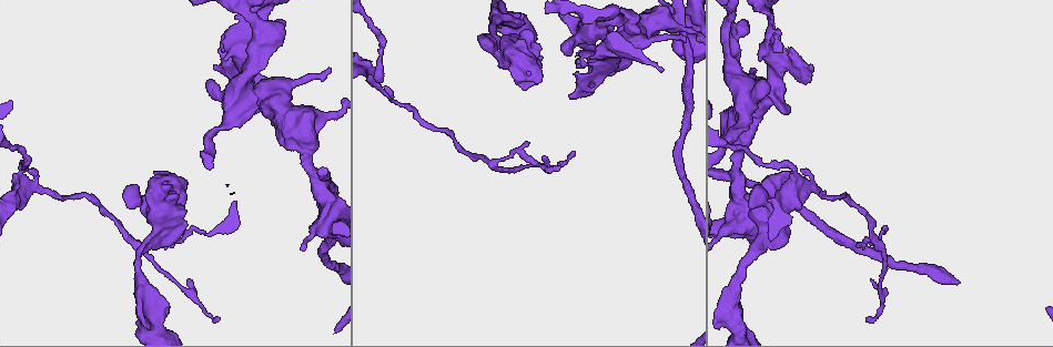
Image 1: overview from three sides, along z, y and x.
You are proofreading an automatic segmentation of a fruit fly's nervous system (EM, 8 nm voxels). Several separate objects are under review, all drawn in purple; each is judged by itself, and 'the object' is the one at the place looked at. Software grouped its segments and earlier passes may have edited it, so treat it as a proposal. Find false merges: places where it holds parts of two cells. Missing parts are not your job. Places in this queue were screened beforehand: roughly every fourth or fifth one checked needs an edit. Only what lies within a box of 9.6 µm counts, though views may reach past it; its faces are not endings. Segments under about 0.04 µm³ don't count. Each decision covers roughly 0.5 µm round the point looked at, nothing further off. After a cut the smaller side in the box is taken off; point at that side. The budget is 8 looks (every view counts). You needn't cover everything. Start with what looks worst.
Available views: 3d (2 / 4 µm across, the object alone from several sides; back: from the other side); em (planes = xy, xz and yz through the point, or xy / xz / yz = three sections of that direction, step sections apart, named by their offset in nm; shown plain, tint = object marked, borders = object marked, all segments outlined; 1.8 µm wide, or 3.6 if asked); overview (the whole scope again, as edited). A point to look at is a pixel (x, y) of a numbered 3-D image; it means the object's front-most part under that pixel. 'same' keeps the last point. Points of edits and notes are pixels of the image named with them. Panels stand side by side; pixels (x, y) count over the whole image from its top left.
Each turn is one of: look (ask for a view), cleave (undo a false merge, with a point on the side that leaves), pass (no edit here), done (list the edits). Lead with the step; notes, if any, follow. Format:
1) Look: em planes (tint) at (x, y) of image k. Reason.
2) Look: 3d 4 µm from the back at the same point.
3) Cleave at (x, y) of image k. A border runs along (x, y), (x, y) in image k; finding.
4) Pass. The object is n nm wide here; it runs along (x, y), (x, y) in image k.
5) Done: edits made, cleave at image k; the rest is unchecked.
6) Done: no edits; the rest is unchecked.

Look: 3d 4 µm at (375, 81) of image 1. Sharp bend.

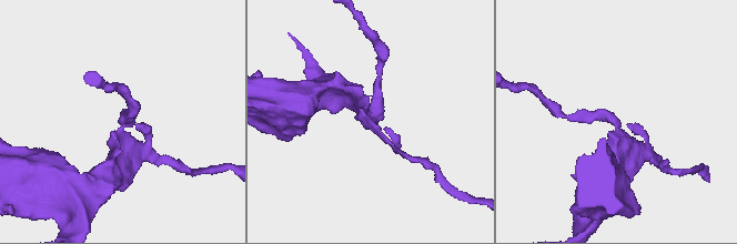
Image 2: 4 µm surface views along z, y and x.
Look: em planes (plain) at (370, 122) of image 2.

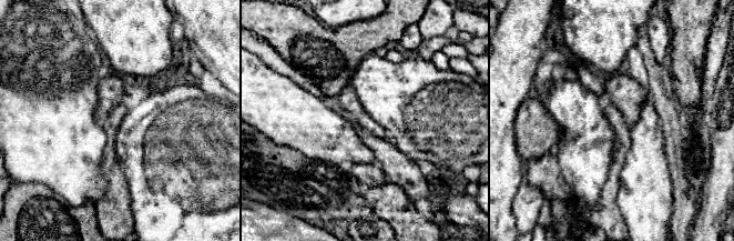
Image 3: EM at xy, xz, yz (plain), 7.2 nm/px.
Look: em planes (tint) at the same point. With the object marked.

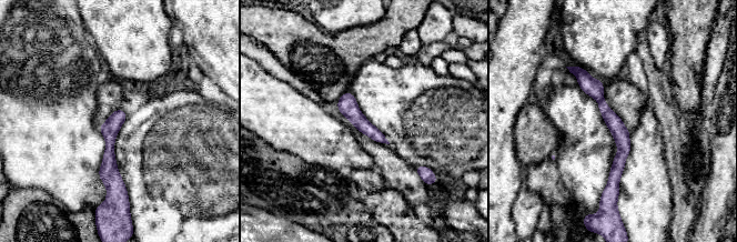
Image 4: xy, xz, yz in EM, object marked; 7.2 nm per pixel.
Cleave at (592, 87) of image 4. A border runs along (604, 101), (599, 102) in image 4; two cells meet here.

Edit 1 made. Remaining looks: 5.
Look: overview. Redraw.

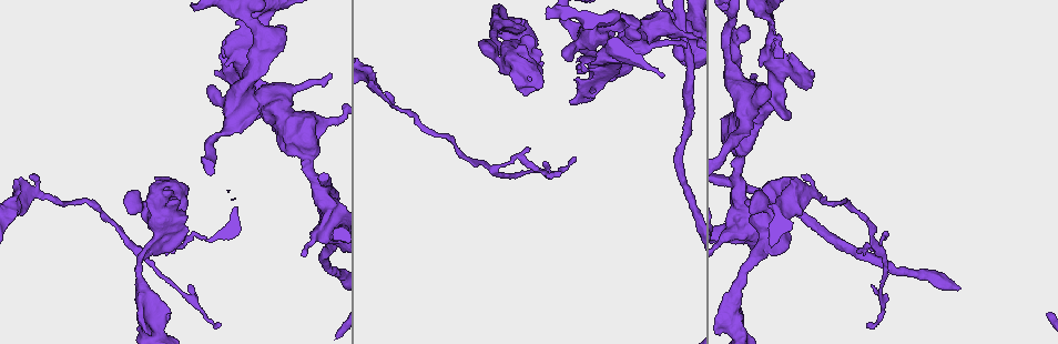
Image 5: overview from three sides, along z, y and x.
Look: 3d 4 µm at (772, 214) of image 5. A narrow waist.

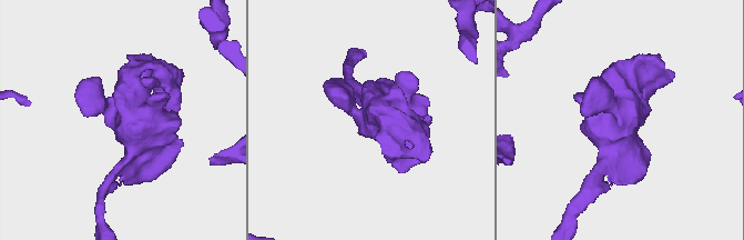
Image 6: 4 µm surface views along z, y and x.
Look: em 3.6 µm planes (borders) at (373, 121) of image 6. Shape alone is not enough.

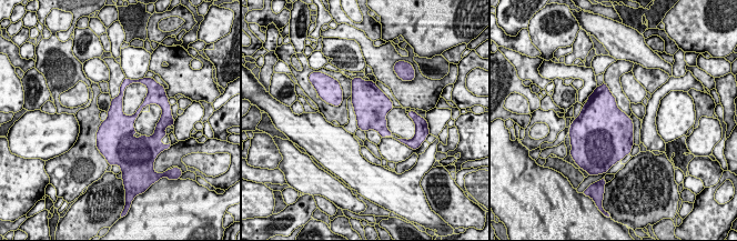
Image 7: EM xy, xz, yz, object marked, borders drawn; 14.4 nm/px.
Pass. All the same cell.

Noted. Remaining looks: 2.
Look: em planes (tint) at (146, 306) of image 5. Branch point.

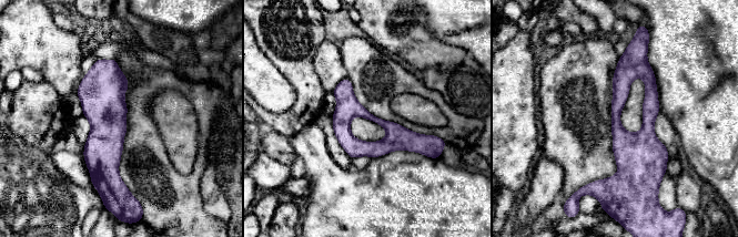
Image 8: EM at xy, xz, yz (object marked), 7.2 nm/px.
Pass. It runs along (633, 51), (616, 109), (623, 172), (610, 182) in image 8; all the same cell.

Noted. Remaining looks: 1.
Done: edits made, cleave at image 4; the rest is unchecked.

